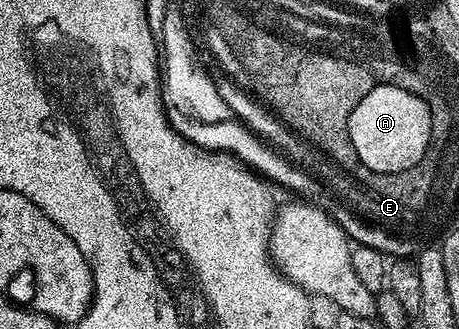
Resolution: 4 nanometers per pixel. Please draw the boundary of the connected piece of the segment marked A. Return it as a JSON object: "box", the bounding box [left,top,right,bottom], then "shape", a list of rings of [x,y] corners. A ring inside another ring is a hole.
{"box":[348,89,429,171],"shape":[[[380,89],[368,96],[352,118],[352,135],[348,138],[351,150],[358,150],[361,158],[372,168],[393,171],[408,167],[424,152],[428,140],[429,111],[412,96],[395,89]]]}

